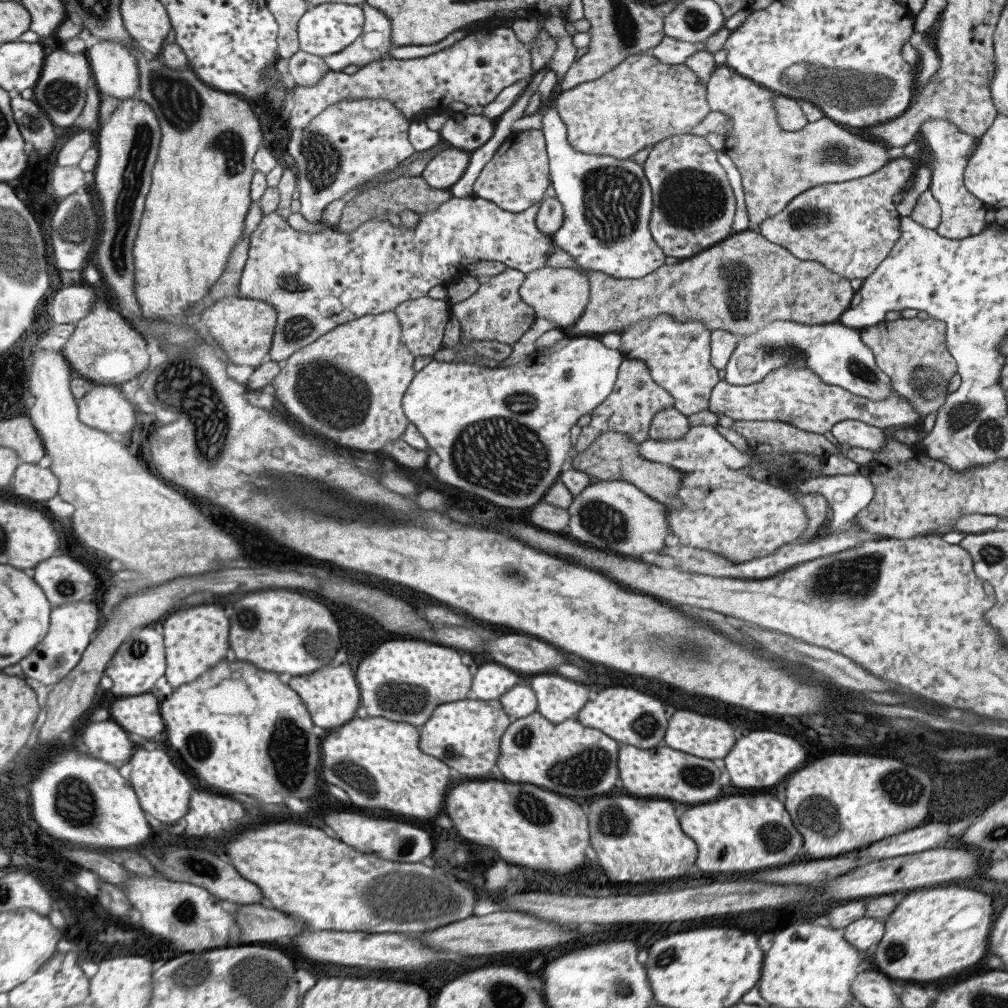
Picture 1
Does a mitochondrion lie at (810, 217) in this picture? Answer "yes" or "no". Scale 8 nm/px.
yes

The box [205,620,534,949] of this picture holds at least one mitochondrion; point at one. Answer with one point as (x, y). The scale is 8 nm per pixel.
(406, 898)

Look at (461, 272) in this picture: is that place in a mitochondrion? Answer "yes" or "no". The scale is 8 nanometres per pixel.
no

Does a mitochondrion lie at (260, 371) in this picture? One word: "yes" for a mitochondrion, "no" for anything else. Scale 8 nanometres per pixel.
no

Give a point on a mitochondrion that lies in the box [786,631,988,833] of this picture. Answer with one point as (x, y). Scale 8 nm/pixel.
(897, 787)

